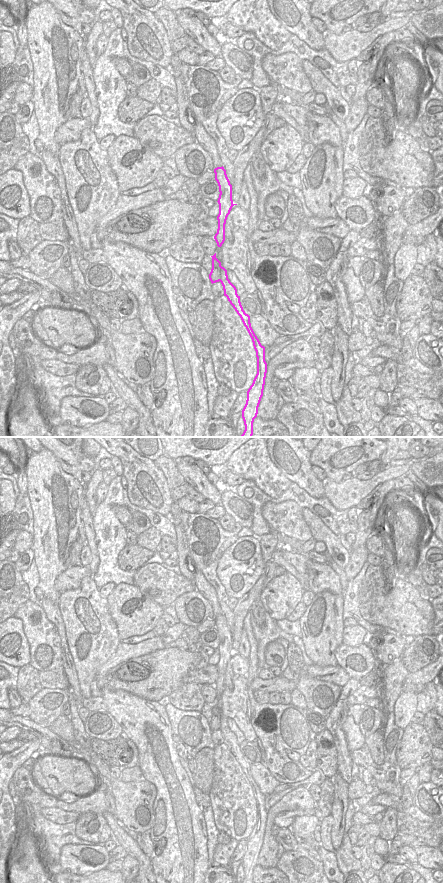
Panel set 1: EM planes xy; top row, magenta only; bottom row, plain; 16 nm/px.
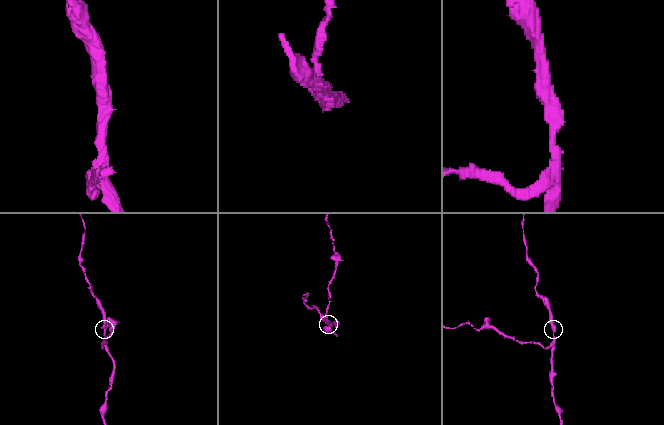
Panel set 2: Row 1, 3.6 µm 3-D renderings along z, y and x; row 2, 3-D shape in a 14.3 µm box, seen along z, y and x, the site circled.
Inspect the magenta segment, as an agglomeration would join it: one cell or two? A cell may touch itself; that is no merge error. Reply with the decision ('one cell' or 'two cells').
two cells

